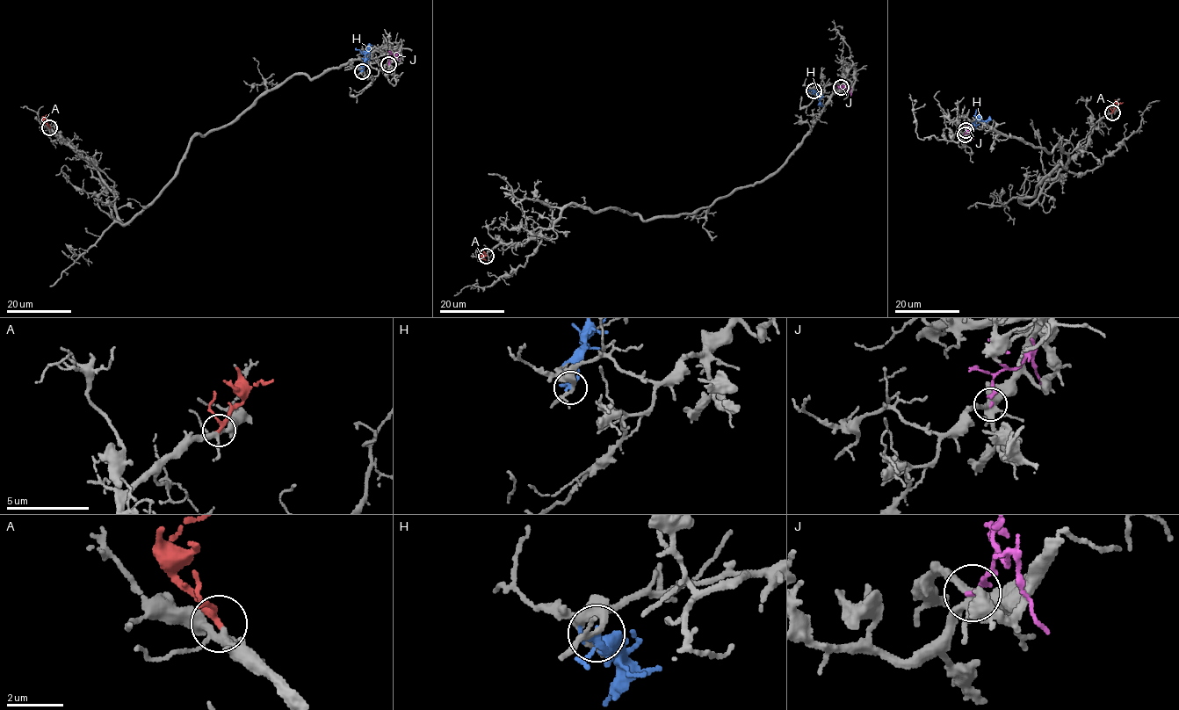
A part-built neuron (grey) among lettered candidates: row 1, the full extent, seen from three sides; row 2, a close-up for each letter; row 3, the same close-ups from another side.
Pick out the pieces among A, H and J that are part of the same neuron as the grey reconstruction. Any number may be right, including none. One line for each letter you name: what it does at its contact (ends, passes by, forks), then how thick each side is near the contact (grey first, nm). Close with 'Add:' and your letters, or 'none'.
A: it passes by; 240 nm thick on the grey side, 190 nm on the other
Add: A

